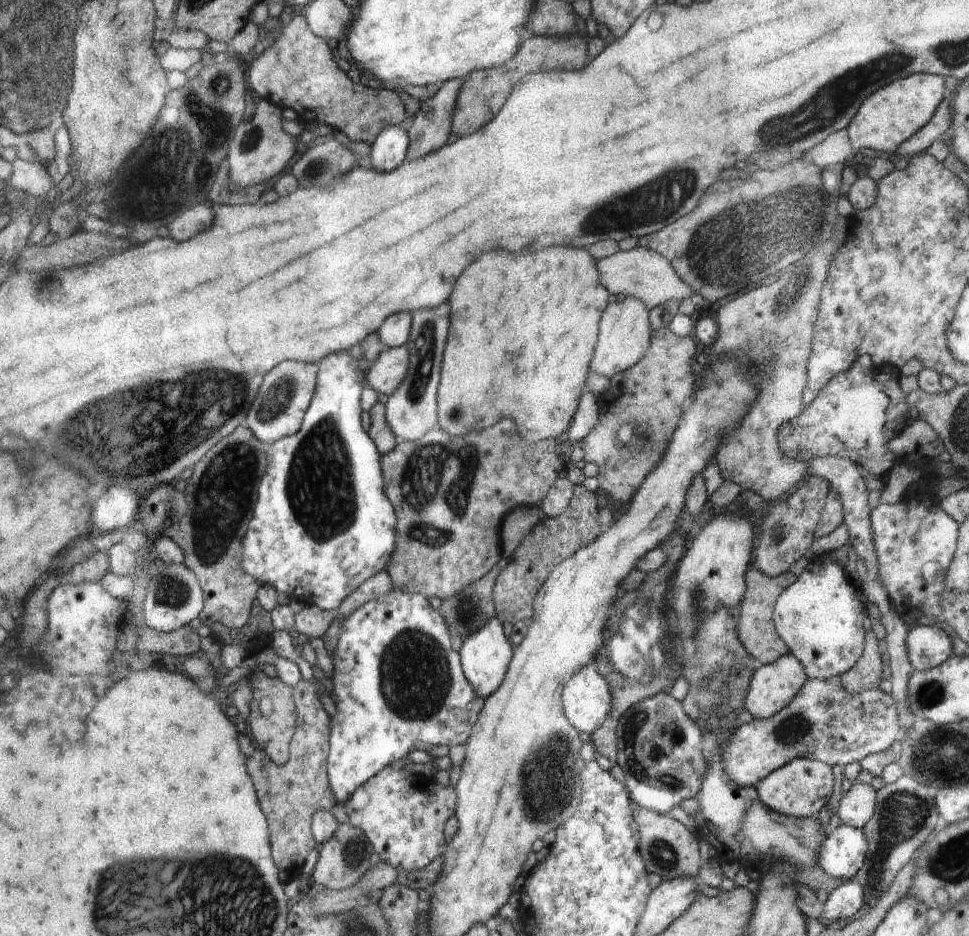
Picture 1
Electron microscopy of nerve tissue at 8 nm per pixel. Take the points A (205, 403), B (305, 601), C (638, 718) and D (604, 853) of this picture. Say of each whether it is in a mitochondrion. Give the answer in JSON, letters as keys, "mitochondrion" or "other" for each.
{"A":"mitochondrion","B":"other","C":"mitochondrion","D":"other"}

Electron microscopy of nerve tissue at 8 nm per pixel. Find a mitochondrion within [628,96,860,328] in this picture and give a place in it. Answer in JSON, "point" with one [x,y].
{"point":[697,261]}

